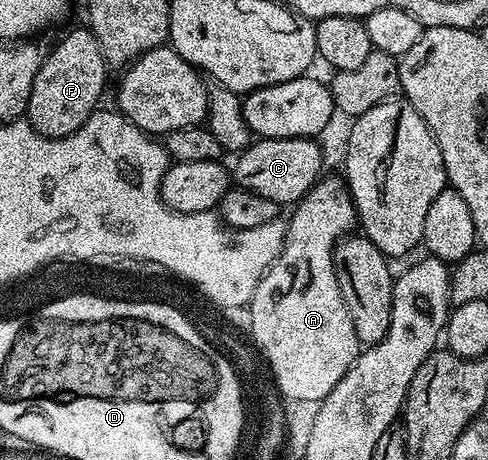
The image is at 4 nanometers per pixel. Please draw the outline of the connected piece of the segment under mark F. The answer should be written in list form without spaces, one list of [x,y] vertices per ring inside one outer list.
[[[90,28],[71,29],[44,56],[41,67],[37,71],[37,79],[33,79],[33,91],[29,91],[29,103],[25,120],[41,135],[46,137],[68,137],[73,135],[100,108],[99,100],[103,97],[103,88],[107,85],[109,66],[103,58],[101,43],[91,34]]]

